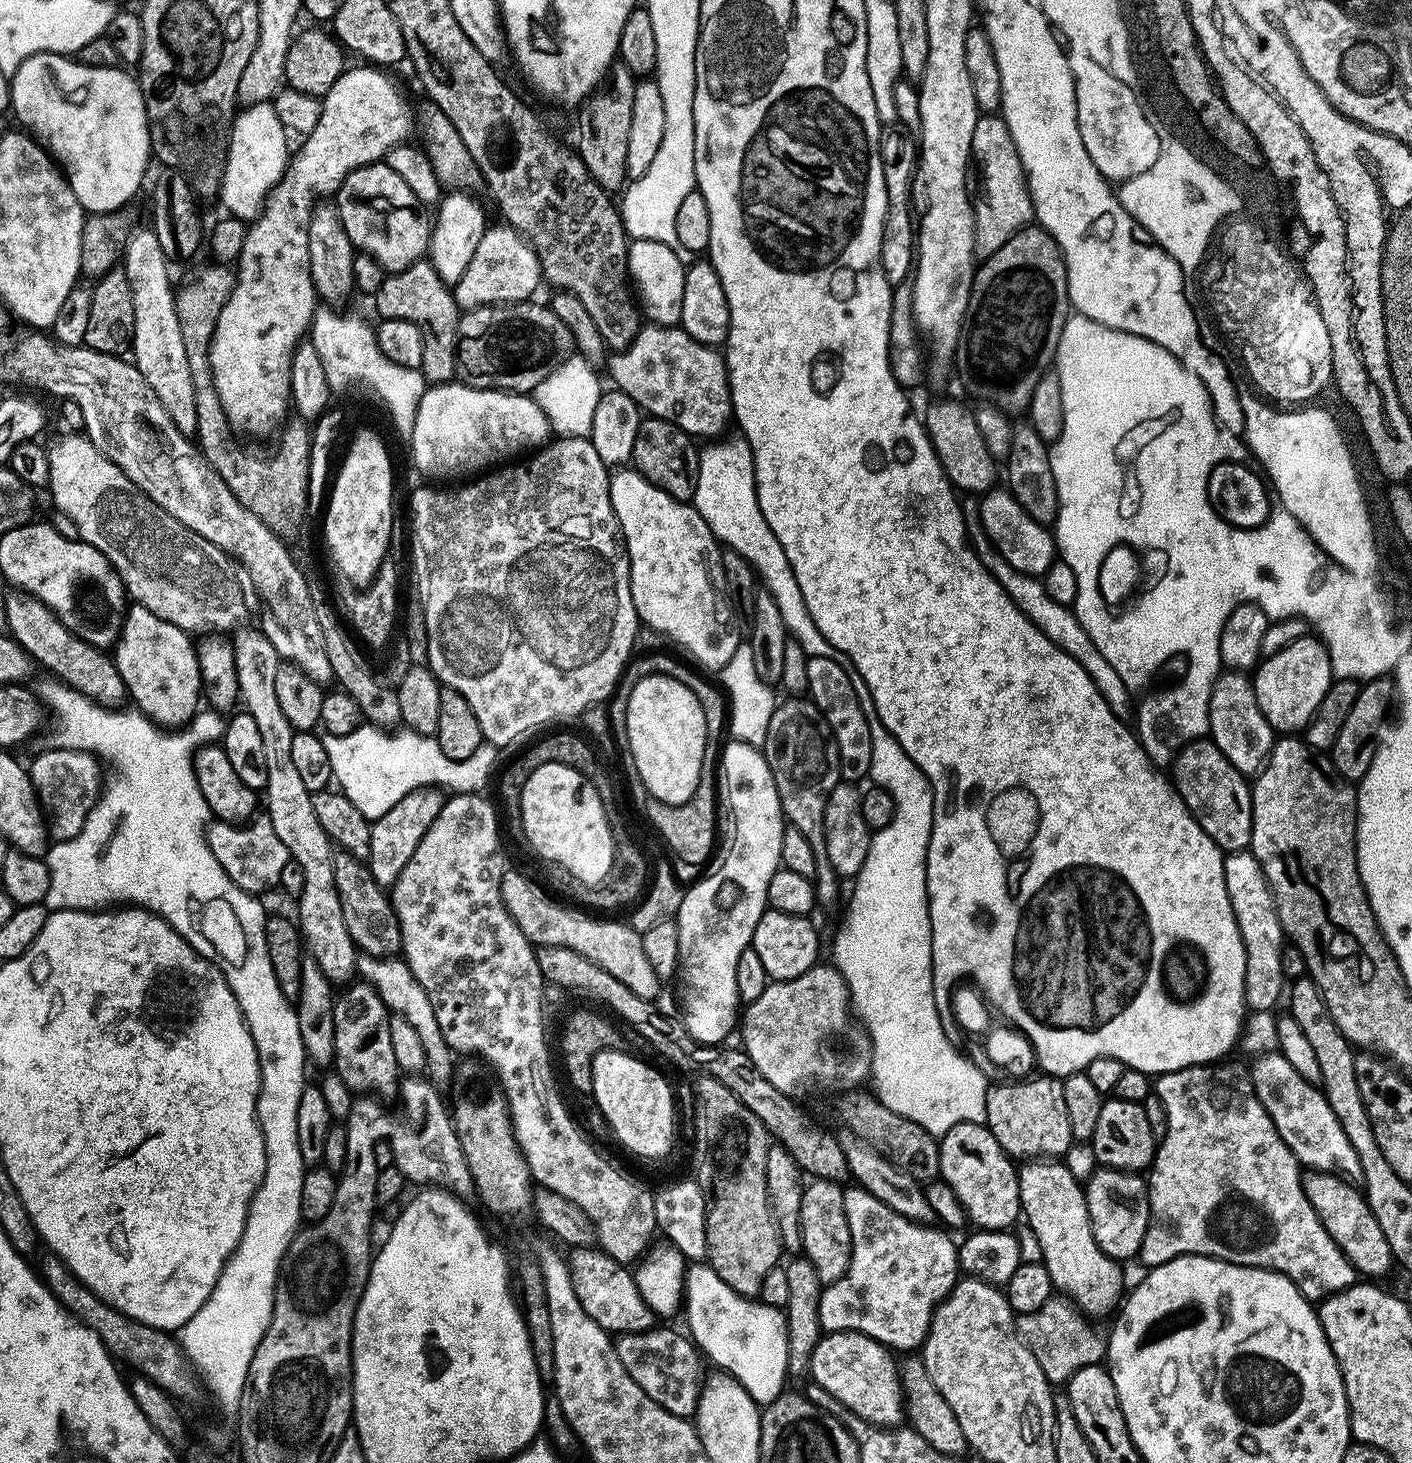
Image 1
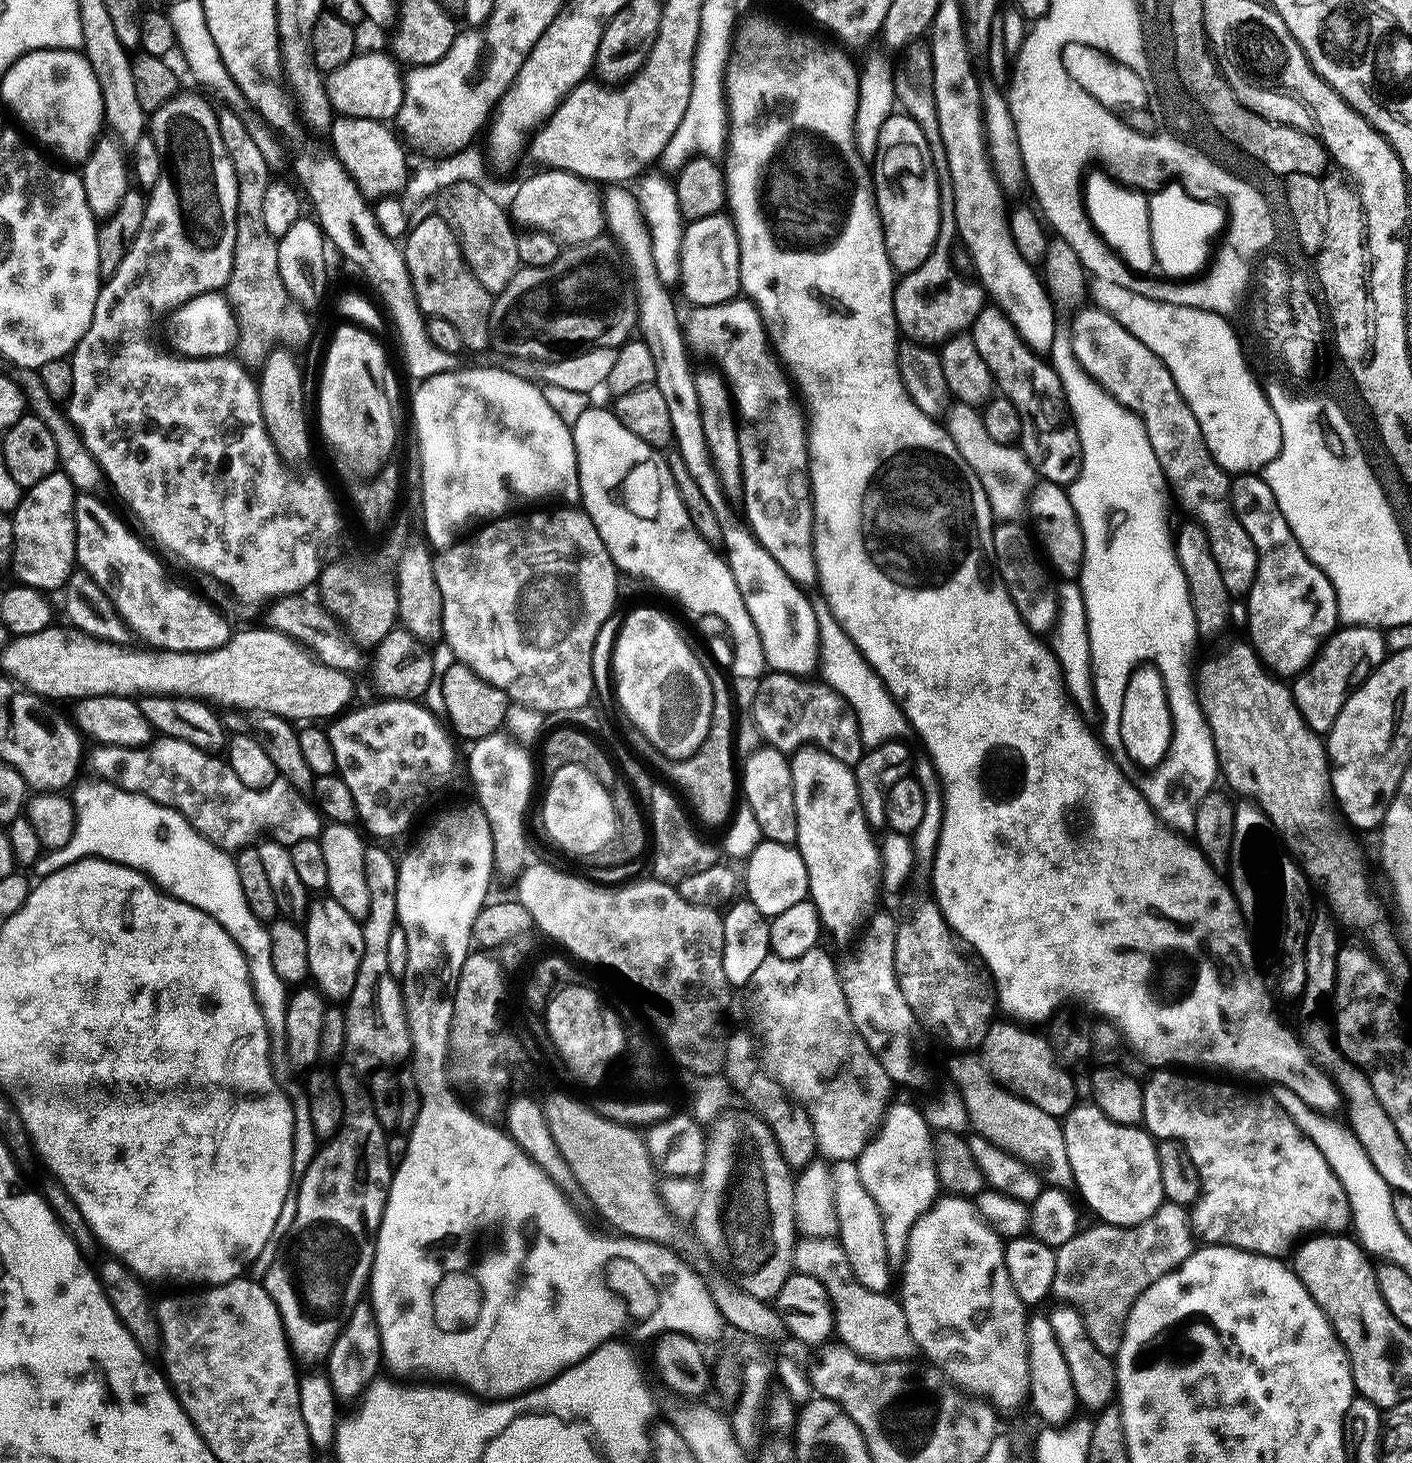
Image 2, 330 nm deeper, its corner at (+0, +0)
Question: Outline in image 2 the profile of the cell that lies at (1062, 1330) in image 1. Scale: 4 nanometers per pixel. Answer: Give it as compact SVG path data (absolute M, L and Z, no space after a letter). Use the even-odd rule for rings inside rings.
M1163 1203L1153 1216L1137 1224L1122 1226L1096 1222L1093 1228L1077 1231L1070 1242L1056 1249L1056 1269L1054 1270L1054 1286L1052 1296L1061 1305L1073 1308L1082 1318L1086 1326L1086 1334L1090 1334L1090 1342L1102 1350L1102 1354L1115 1357L1122 1346L1124 1324L1136 1300L1151 1284L1158 1282L1160 1276L1176 1269L1186 1257L1194 1251L1194 1234L1191 1230L1190 1216L1181 1205Z

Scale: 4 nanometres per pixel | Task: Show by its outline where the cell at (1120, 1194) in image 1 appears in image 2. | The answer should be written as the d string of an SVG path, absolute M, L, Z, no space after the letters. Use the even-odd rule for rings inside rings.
M1094 1102L1077 1103L1068 1111L1068 1115L1063 1117L1062 1127L1064 1129L1064 1137L1066 1138L1066 1158L1070 1158L1070 1170L1072 1171L1072 1179L1074 1181L1075 1191L1080 1191L1080 1196L1097 1212L1099 1219L1106 1224L1121 1224L1122 1226L1130 1226L1142 1222L1146 1218L1150 1218L1158 1211L1161 1204L1165 1203L1164 1191L1162 1190L1162 1178L1158 1170L1158 1154L1156 1153L1157 1141L1143 1127L1133 1126L1130 1124L1119 1124L1110 1118L1106 1118L1106 1114L1102 1114L1102 1110Z

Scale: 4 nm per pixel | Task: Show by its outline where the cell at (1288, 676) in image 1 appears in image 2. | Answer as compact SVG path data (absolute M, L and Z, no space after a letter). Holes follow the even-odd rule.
M1236 474L1231 477L1232 489L1227 489L1226 496L1230 507L1242 522L1242 530L1250 534L1258 554L1256 580L1248 591L1248 636L1257 656L1265 669L1280 678L1292 678L1304 671L1316 658L1325 640L1338 627L1336 611L1336 591L1328 581L1328 576L1302 550L1302 546L1294 538L1282 510L1278 510L1278 498L1274 498L1274 490L1264 481L1260 474Z

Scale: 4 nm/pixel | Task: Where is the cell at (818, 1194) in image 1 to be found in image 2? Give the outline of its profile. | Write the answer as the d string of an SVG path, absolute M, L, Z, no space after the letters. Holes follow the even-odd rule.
M837 1160L831 1165L831 1170L834 1210L838 1210L838 1242L844 1247L852 1272L856 1280L862 1282L862 1286L866 1286L866 1290L888 1292L890 1265L878 1206L874 1198L870 1198L866 1186L862 1186L862 1178L858 1174L858 1166L854 1160Z

